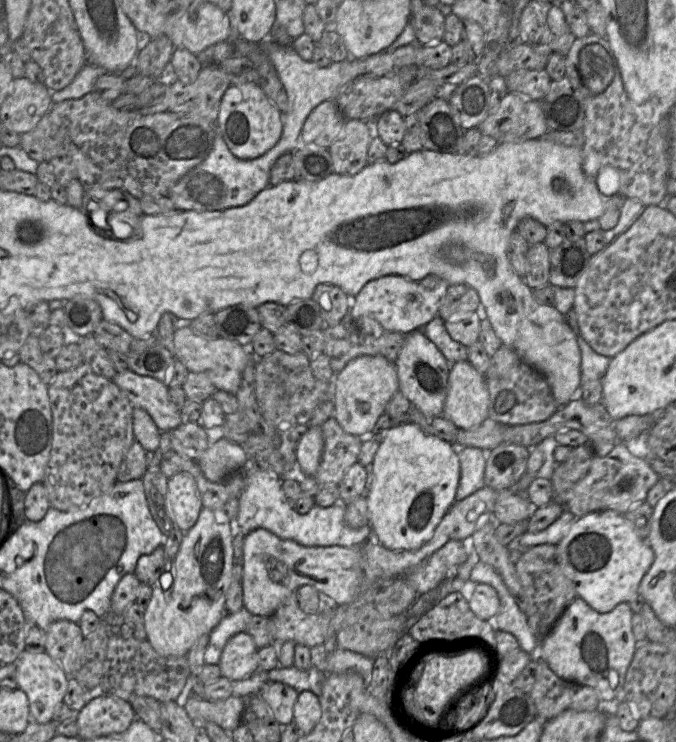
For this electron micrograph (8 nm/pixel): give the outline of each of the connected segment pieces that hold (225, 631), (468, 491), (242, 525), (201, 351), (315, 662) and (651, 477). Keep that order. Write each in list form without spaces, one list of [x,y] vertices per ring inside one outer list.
[[[243,606],[238,612],[233,614],[226,614],[225,607],[225,615],[210,633],[209,644],[204,656],[204,661],[206,664],[216,665],[219,663],[222,651],[229,639],[232,638],[235,634],[245,631],[251,616],[252,614],[245,608],[245,606]]]
[[[458,447],[460,480],[456,501],[461,501],[485,486],[487,452],[475,447]]]
[[[262,468],[246,474],[246,487],[239,496],[239,510],[235,527],[243,533],[264,528],[276,536],[296,541],[304,546],[360,546],[372,532],[369,524],[351,528],[344,522],[345,504],[336,502],[329,507],[314,504],[305,514],[299,514],[288,504],[282,490],[282,478],[270,470]]]
[[[180,324],[176,329],[172,341],[172,353],[189,372],[207,374],[217,390],[234,395],[241,385],[242,374],[246,365],[252,357],[255,357],[249,347],[222,337],[206,338],[194,332],[189,324]]]
[[[323,644],[311,647],[310,653],[312,666],[320,671],[326,674],[354,671],[363,677],[368,687],[375,658],[341,648],[326,652]]]
[[[617,442],[605,456],[594,456],[587,474],[557,500],[576,517],[613,510],[625,514],[632,506],[645,501],[649,489],[660,479],[647,460],[633,455],[626,444]]]

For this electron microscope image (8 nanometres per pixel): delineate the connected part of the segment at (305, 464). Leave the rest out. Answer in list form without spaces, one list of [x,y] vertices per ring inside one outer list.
[[[309,426],[296,448],[296,458],[303,472],[313,476],[317,471],[324,447],[321,426]]]

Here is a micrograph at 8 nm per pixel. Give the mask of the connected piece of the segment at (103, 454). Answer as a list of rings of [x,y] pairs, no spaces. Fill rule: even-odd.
[[[87,363],[67,370],[58,371],[48,386],[48,395],[53,416],[52,448],[42,484],[50,506],[69,511],[90,503],[106,494],[117,483],[120,464],[135,441],[133,431],[133,410],[128,397],[113,382],[93,371]]]

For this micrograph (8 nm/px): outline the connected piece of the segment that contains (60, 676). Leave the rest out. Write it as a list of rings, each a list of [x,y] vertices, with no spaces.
[[[24,650],[15,665],[17,685],[28,697],[31,720],[40,724],[51,722],[57,705],[63,702],[69,676],[46,652],[32,653]]]

